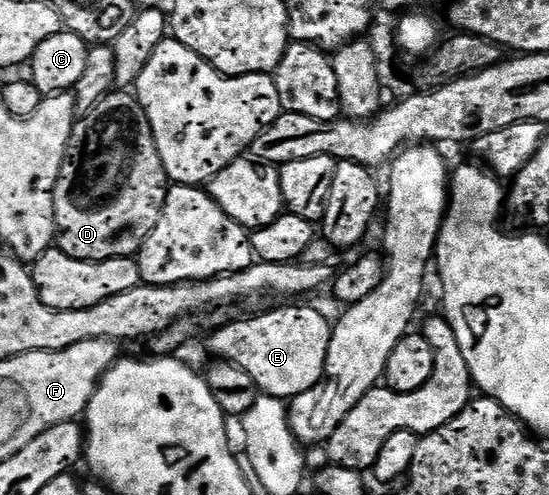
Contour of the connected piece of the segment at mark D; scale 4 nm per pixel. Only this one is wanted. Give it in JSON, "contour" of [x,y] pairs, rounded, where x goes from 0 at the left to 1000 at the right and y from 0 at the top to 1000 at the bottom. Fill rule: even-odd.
{"contour":[[[226,180],[206,182],[204,190],[186,204],[179,204],[179,212],[171,212],[171,220],[151,226],[140,238],[131,263],[117,331],[109,343],[109,356],[102,368],[102,388],[98,390],[98,438],[102,440],[100,497],[107,507],[120,511],[128,519],[171,527],[173,531],[193,527],[195,523],[231,523],[246,517],[253,509],[255,497],[266,487],[266,479],[273,479],[281,455],[288,455],[288,438],[295,438],[295,422],[302,414],[308,376],[310,364],[302,341],[295,333],[295,317],[288,317],[288,293],[281,285],[281,269],[273,261],[273,244],[266,236],[259,212],[248,200],[246,190],[235,188]]]}

